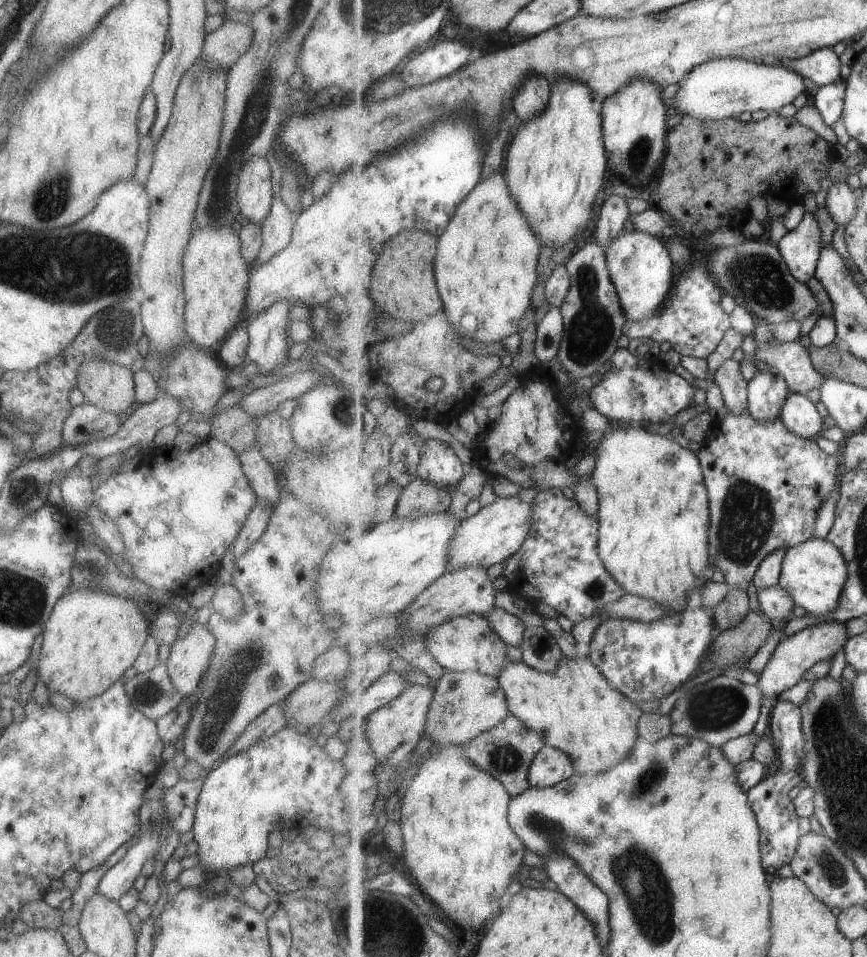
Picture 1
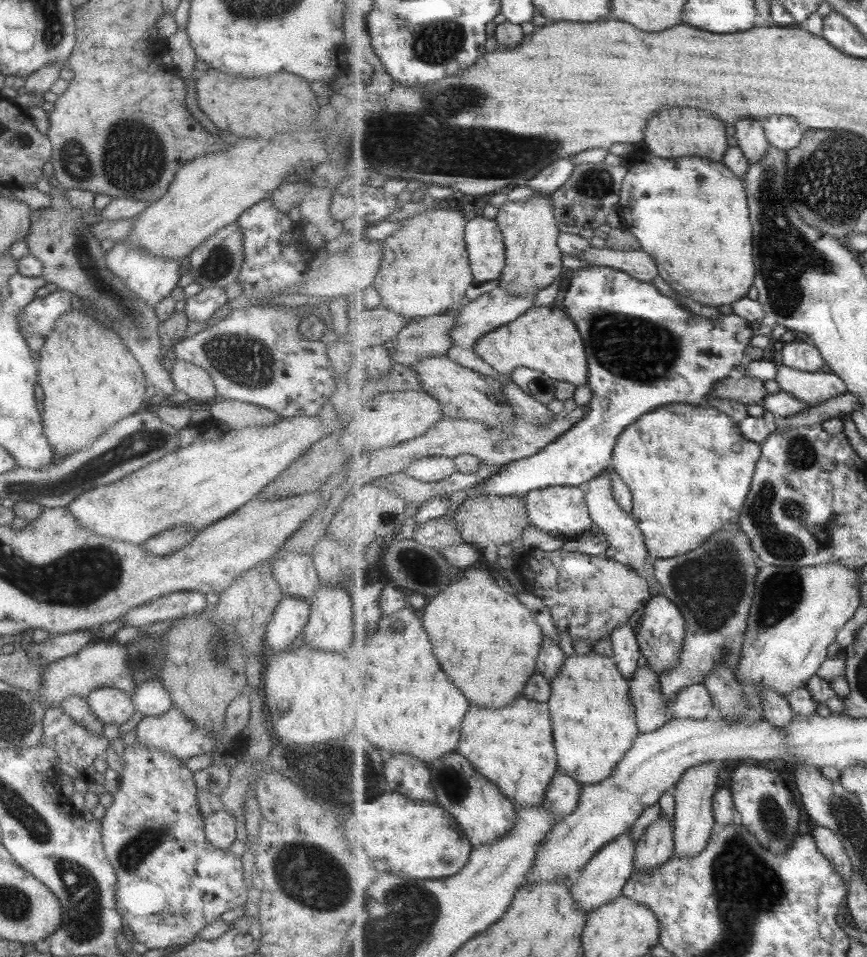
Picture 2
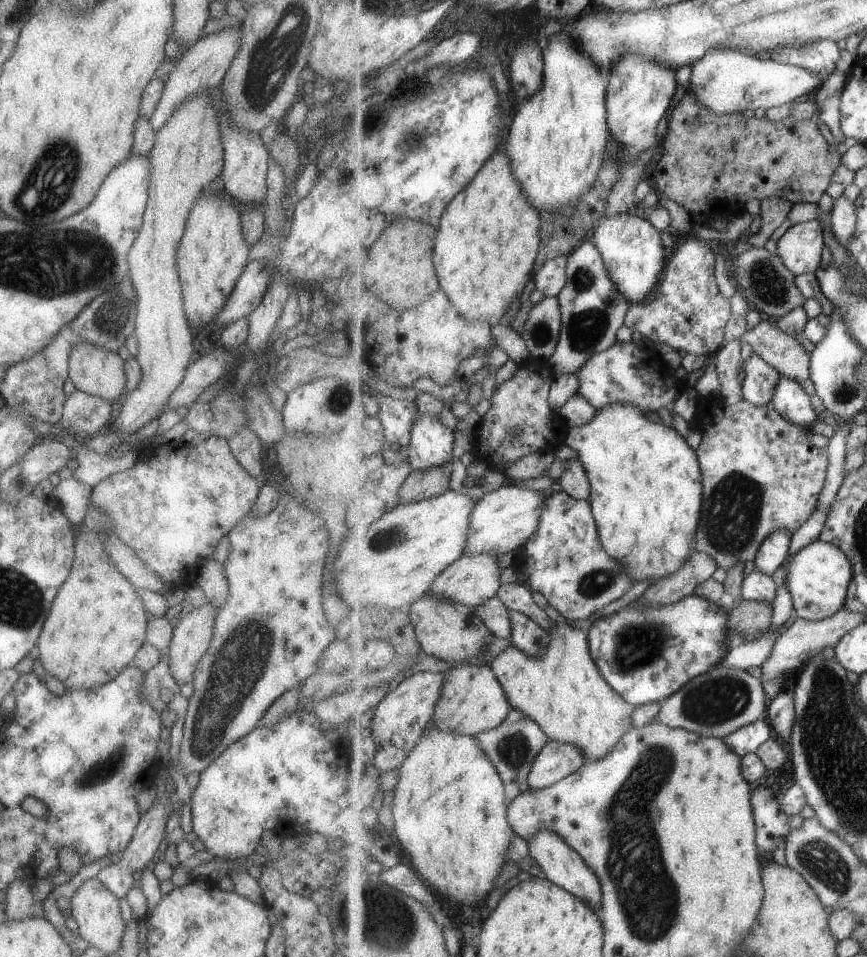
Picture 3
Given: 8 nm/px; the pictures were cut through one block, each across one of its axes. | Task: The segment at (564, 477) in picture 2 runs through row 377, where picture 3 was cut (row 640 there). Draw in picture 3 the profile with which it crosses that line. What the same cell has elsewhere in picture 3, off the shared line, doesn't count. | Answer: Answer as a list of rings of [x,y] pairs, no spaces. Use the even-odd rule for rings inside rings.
[[[694,594],[669,606],[647,604],[645,607],[635,600],[617,612],[599,618],[590,626],[590,651],[605,680],[629,704],[639,707],[661,702],[696,676],[710,671],[722,662],[727,652],[728,614],[715,602]]]

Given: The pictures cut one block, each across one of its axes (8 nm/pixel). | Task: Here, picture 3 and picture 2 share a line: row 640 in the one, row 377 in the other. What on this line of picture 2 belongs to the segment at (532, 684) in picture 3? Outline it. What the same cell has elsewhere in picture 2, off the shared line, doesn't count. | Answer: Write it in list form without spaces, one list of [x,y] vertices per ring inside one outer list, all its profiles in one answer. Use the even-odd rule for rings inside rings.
[[[534,306],[519,319],[479,339],[474,352],[498,373],[508,377],[511,377],[518,368],[527,367],[543,372],[553,380],[570,382],[575,386],[587,385],[589,382],[588,352],[585,341],[575,321],[568,315],[565,308],[561,310],[554,306]]]

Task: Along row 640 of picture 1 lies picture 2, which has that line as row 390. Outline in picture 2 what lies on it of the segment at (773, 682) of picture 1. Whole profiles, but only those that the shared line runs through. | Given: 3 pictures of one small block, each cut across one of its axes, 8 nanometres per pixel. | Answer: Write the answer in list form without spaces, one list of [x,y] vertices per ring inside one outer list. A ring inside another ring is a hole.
[[[783,364],[778,366],[776,382],[781,391],[788,392],[809,407],[847,392],[846,384],[832,371],[803,372]]]

